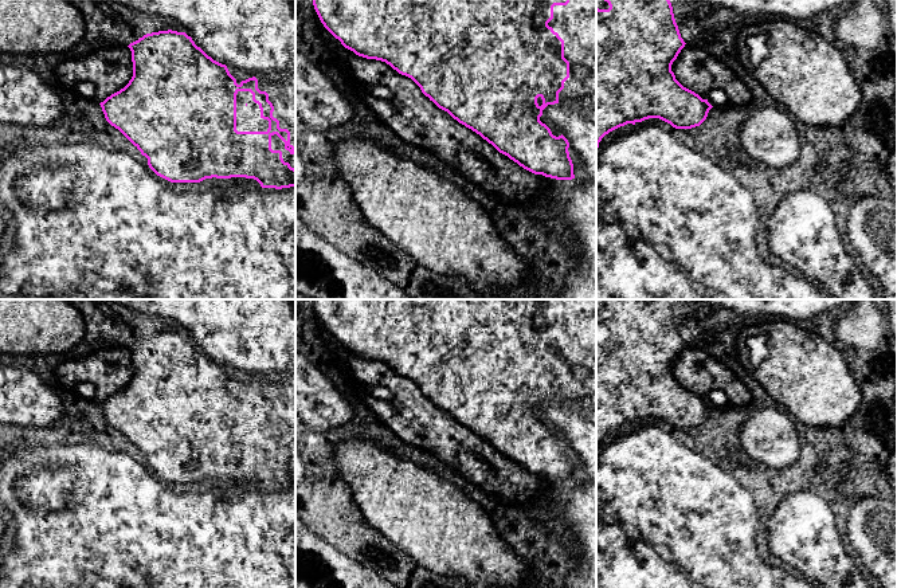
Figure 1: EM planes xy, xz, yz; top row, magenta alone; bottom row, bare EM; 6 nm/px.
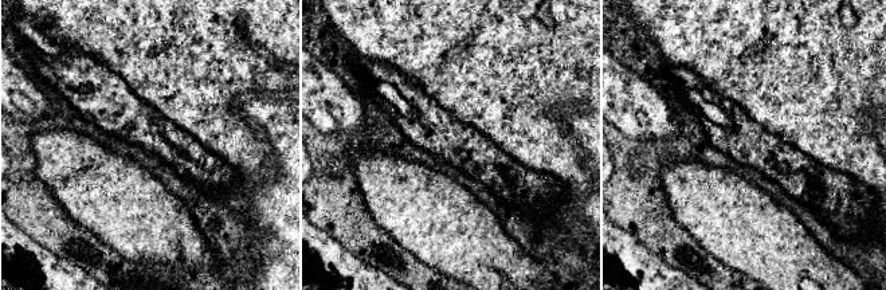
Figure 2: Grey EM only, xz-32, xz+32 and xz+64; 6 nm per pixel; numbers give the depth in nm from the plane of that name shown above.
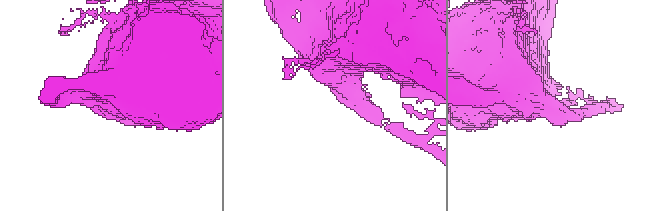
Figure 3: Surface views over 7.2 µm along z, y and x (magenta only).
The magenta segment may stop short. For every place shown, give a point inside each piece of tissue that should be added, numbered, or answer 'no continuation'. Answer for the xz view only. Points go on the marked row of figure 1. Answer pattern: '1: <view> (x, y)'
no continuation

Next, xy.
no continuation

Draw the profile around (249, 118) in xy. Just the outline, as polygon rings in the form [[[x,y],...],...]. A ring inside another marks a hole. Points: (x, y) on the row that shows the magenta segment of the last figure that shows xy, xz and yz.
[[[250,91],[236,94],[236,130],[267,132],[269,121],[261,117],[259,105],[252,101]]]

